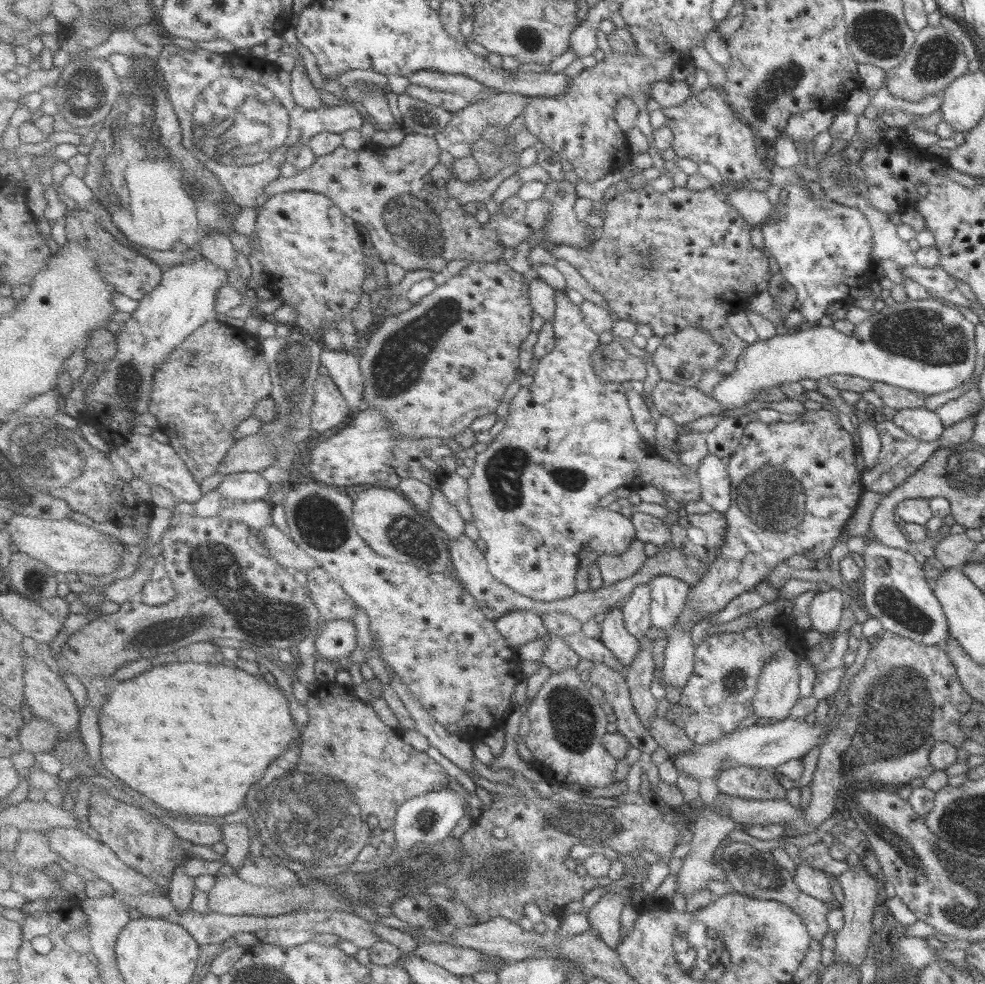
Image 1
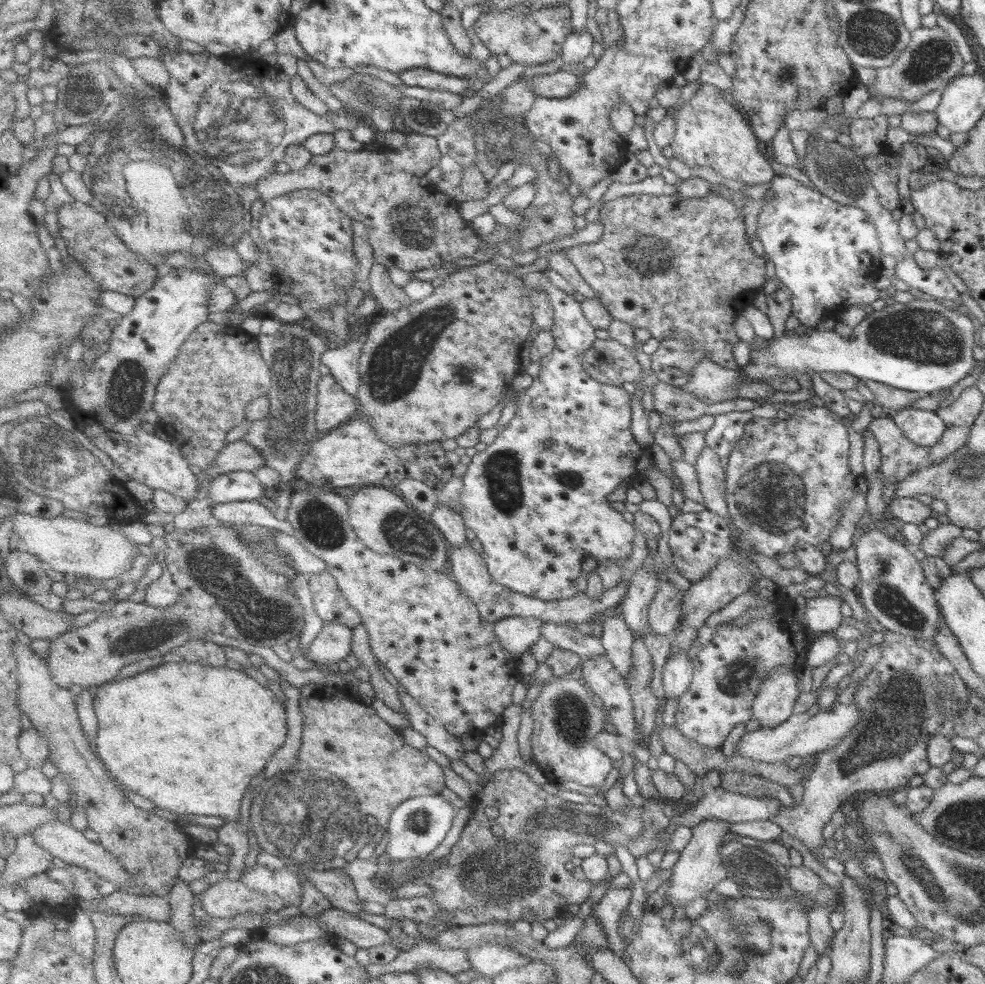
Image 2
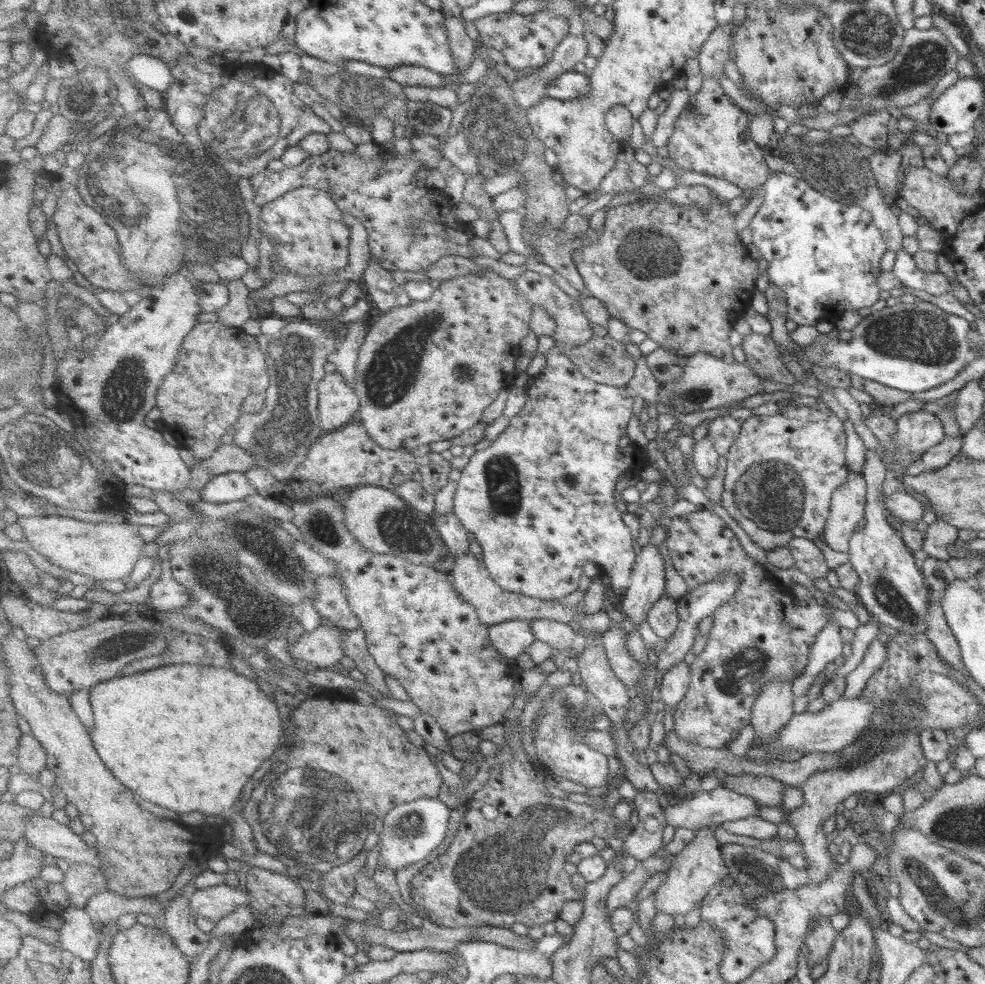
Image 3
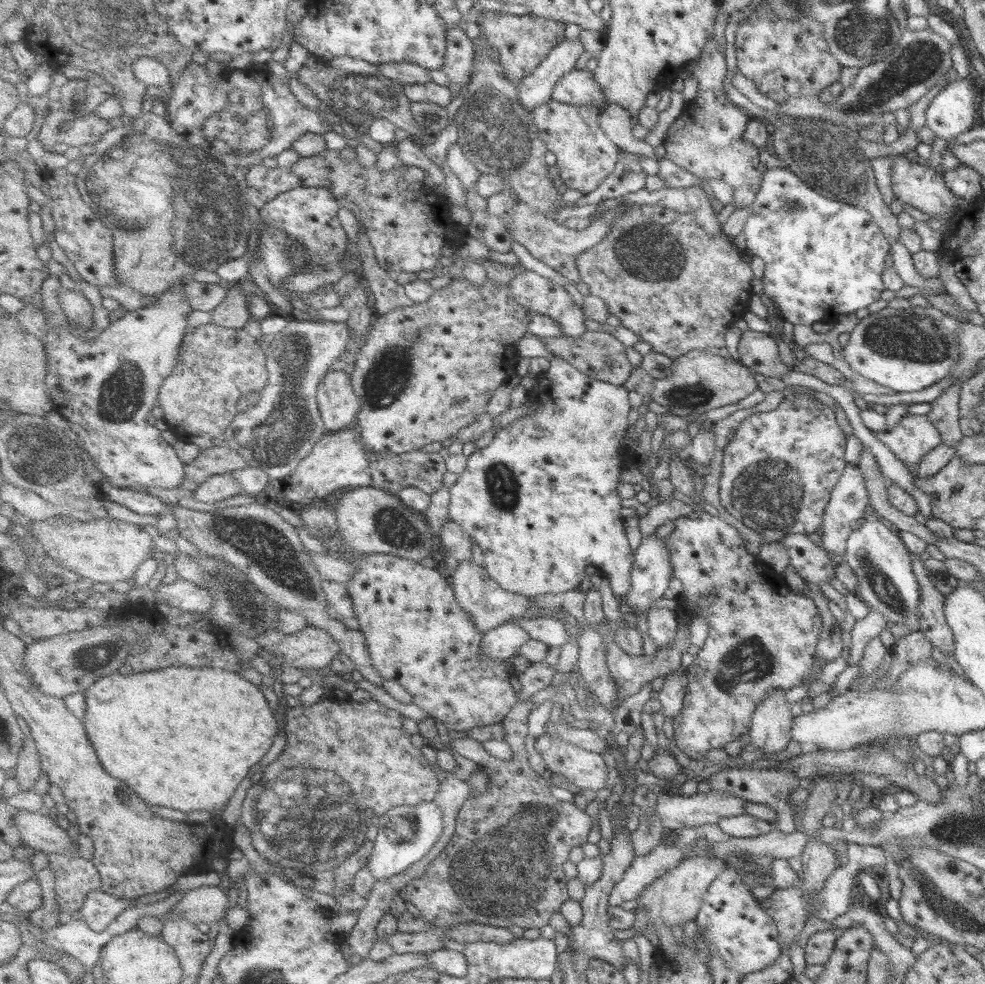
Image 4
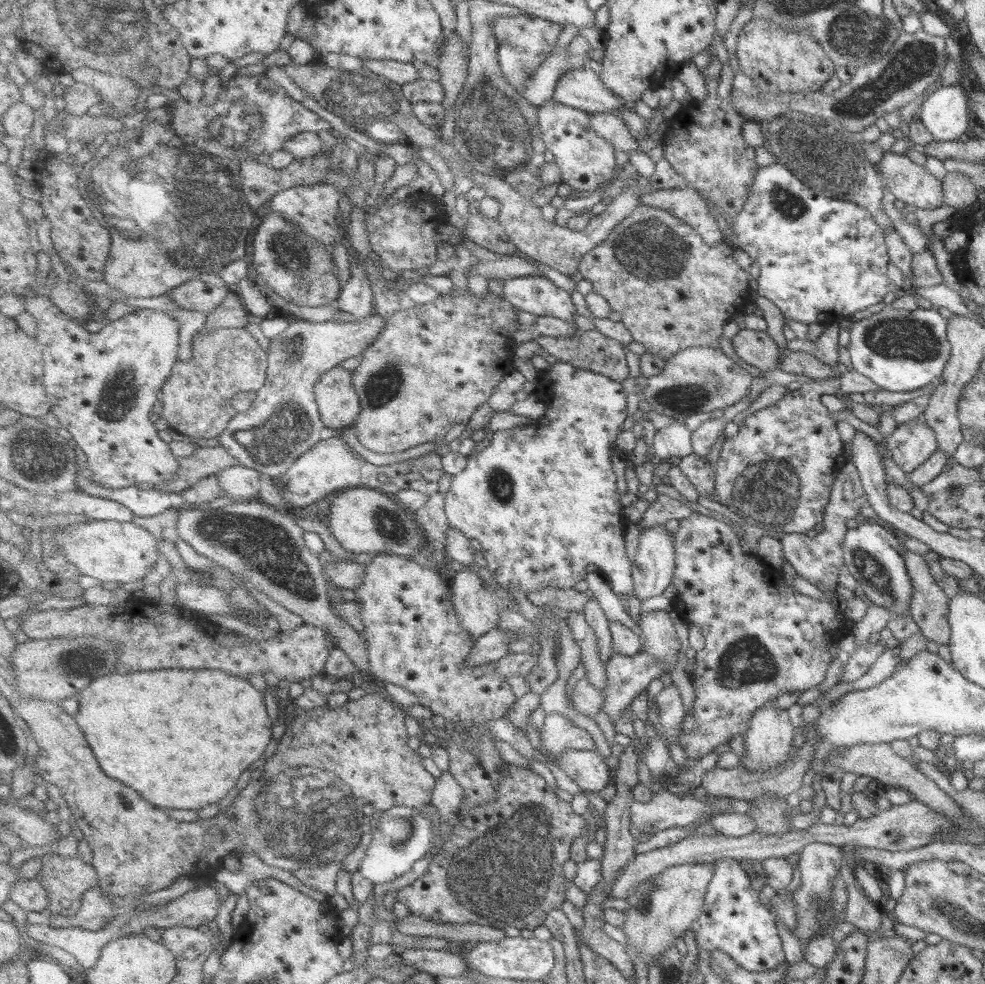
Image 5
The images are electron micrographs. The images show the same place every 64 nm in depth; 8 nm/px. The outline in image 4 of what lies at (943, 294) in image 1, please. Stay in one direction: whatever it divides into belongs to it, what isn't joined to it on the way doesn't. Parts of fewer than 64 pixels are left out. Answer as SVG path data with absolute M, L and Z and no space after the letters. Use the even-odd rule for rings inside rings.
M898 240L890 244L890 252L894 270L902 278L905 285L925 288L926 290L939 290L943 288L940 276L926 278L916 271L913 264L913 254L911 254Z

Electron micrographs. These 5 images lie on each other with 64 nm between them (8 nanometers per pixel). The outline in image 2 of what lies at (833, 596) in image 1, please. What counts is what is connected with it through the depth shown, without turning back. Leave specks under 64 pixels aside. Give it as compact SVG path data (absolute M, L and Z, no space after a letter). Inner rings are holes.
M706 508L700 513L679 513L669 530L665 547L672 549L681 574L692 584L708 577L710 572L724 561L734 561L751 570L753 585L749 587L748 594L756 598L756 603L748 607L744 615L758 614L758 610L774 606L774 614L755 619L743 628L730 626L730 621L718 626L709 646L702 647L699 652L695 679L690 690L679 700L676 727L688 738L718 749L734 727L753 719L753 702L756 700L762 680L770 674L770 670L782 666L796 671L803 667L805 655L812 642L812 634L839 630L843 623L839 600L830 596L813 598L806 602L806 610L802 610L802 618L798 618L792 602L782 592L770 594L762 591L762 570L758 569L756 564L745 560L742 554L743 545L739 544L739 537L735 536L735 521L731 521L731 517L724 518ZM692 526L696 526L704 534L702 542L690 538Z

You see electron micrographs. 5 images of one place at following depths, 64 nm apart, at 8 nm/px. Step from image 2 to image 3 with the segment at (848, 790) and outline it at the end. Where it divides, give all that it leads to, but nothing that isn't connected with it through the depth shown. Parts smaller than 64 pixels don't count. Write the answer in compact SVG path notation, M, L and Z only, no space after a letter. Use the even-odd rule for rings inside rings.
M924 633L894 634L890 636L890 642L884 643L884 647L887 651L886 661L860 694L861 698L871 700L879 710L873 714L872 730L862 733L854 744L839 750L841 761L837 767L815 772L805 780L802 806L789 809L787 813L782 807L761 805L757 812L758 817L775 825L785 820L790 821L806 852L804 870L812 885L818 886L826 880L836 866L835 860L831 860L828 853L830 838L826 838L823 831L824 821L835 814L836 806L854 793L875 792L886 795L926 766L927 758L920 745L923 730L918 728L919 706L915 703L919 698L919 688L912 677L918 675L918 671L928 670L946 675L957 682L956 677L942 664L934 643Z

